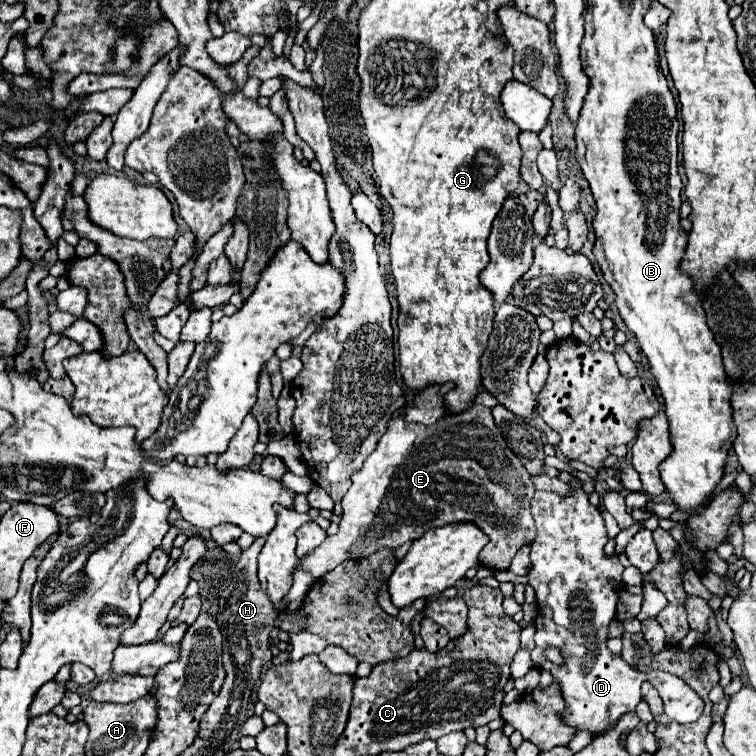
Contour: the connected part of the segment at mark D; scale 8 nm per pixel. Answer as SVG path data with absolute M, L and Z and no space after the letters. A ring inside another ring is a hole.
M575 478L571 484L571 494L559 496L555 492L541 492L537 490L531 500L531 512L537 524L537 538L531 544L531 570L529 570L529 584L535 588L537 594L537 618L535 618L535 650L531 652L533 666L537 670L547 670L553 676L553 682L561 686L561 694L565 700L565 710L561 712L561 720L575 728L587 730L593 736L609 732L623 714L633 712L641 702L641 682L645 680L643 672L633 670L619 654L613 654L607 648L609 638L609 624L617 614L617 600L619 594L611 586L609 578L619 580L623 574L623 566L619 564L617 556L605 556L603 546L607 544L607 530L601 518L599 508L589 502L587 492L581 488L581 482ZM545 646L557 646L563 652L565 664L553 666L543 658Z

